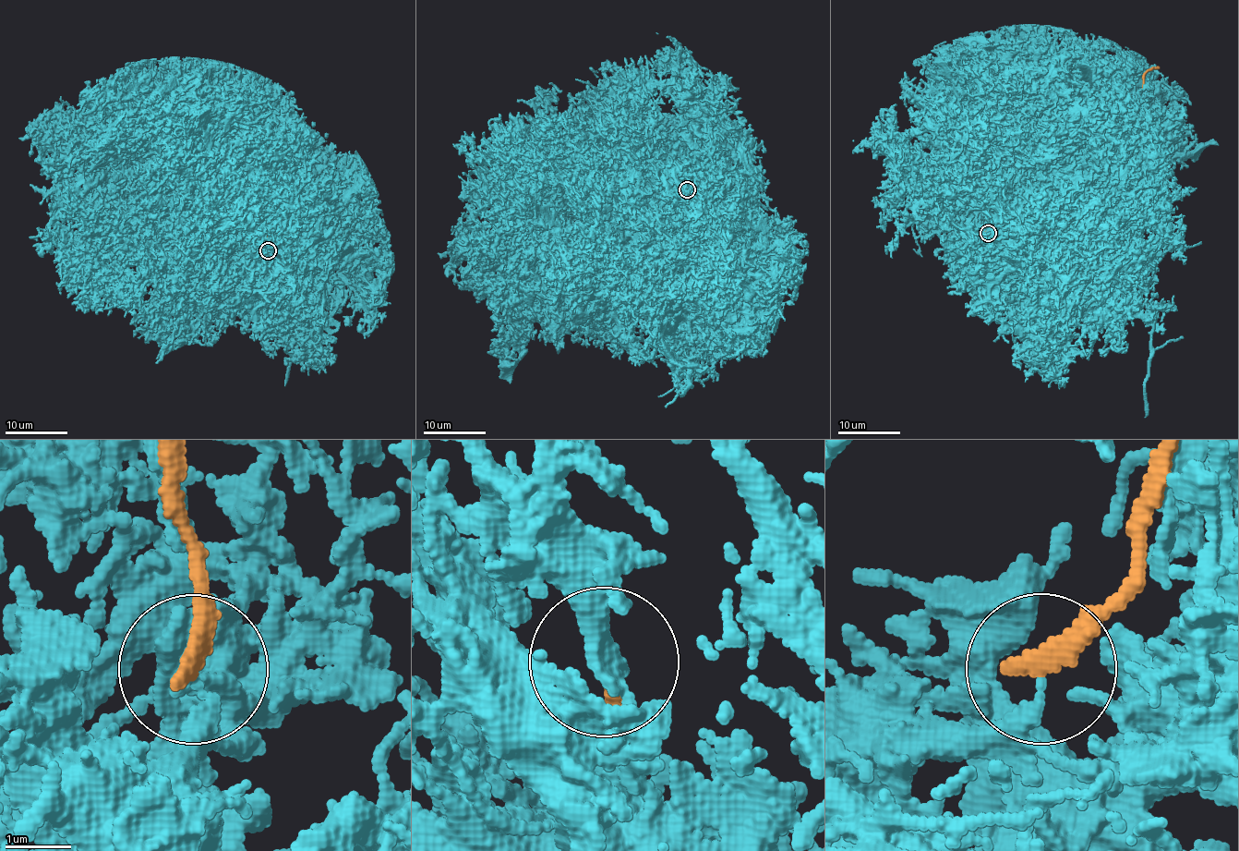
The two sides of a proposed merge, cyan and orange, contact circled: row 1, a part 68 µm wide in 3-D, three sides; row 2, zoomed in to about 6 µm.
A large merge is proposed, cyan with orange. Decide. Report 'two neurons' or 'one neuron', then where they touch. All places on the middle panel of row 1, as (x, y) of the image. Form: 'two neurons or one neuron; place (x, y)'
two neurons; place (687, 189)

